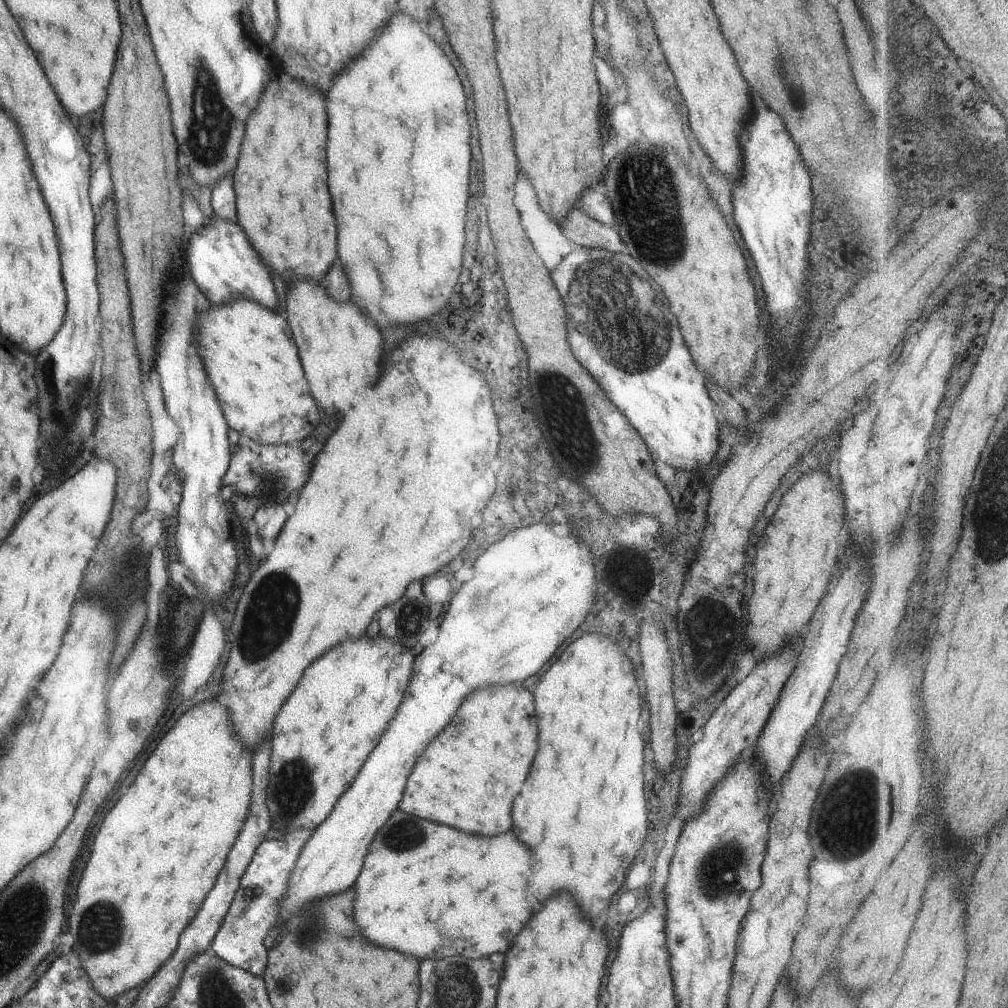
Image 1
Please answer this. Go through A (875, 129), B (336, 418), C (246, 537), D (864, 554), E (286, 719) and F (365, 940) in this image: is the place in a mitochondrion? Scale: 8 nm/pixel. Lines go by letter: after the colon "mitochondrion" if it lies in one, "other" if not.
A: other
B: other
C: other
D: other
E: other
F: other

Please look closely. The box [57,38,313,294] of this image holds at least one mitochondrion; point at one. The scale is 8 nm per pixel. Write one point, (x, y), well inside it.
(210, 127)

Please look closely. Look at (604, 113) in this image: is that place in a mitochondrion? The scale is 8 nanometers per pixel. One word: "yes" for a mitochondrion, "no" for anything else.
no

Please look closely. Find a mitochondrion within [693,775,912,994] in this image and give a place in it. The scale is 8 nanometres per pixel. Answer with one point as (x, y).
(723, 871)

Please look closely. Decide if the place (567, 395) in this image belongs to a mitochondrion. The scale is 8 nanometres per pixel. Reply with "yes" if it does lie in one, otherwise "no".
yes

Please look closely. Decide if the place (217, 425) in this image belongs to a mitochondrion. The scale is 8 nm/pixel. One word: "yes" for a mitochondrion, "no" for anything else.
no

